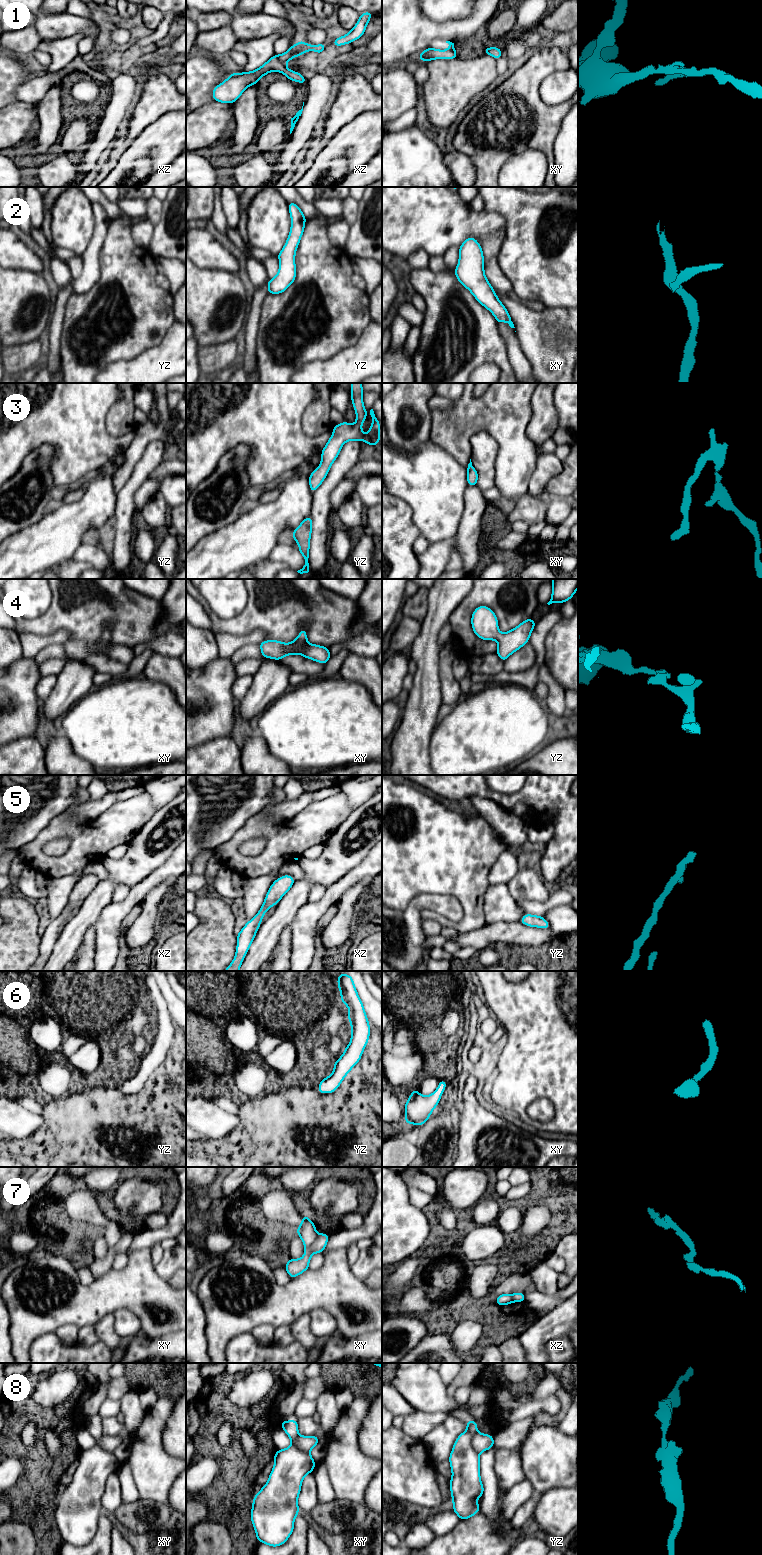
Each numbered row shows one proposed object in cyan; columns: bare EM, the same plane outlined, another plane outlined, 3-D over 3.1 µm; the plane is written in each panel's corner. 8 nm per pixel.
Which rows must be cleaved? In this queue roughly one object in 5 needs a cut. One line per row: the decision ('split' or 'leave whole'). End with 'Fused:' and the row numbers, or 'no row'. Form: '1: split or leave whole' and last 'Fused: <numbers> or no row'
1: leave whole
2: leave whole
3: leave whole
4: leave whole
5: leave whole
6: leave whole
7: split
8: split
Fused: 7, 8

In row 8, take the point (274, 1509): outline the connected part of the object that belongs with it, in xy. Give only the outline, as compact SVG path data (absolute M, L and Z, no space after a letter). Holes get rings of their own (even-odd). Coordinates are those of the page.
M298 1420L282 1421L281 1427L291 1439L291 1445L282 1450L277 1450L274 1456L274 1467L269 1475L268 1482L261 1491L254 1495L250 1517L257 1540L269 1546L278 1547L284 1544L294 1529L294 1520L299 1514L298 1496L304 1477L312 1473L316 1466L309 1452L299 1449L294 1440L298 1434Z

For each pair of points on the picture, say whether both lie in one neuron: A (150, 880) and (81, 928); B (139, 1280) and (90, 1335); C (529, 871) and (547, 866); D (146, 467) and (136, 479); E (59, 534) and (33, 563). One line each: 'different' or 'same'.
A: different
B: different
C: different
D: same
E: same

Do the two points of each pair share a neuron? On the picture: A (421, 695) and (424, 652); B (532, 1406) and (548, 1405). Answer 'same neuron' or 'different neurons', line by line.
A: same neuron
B: same neuron

